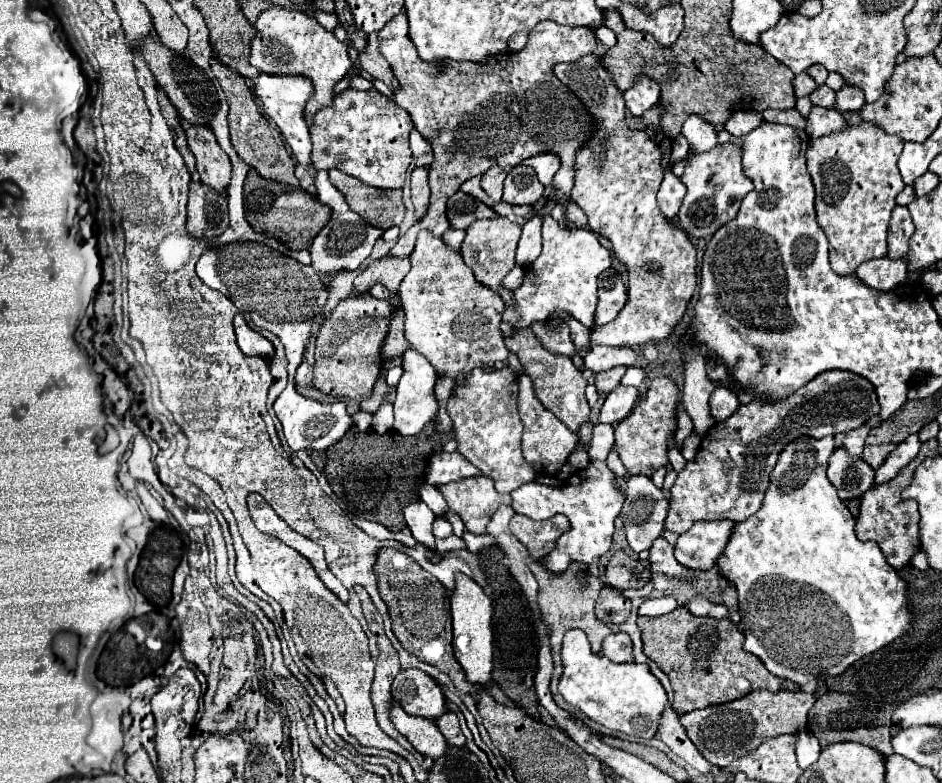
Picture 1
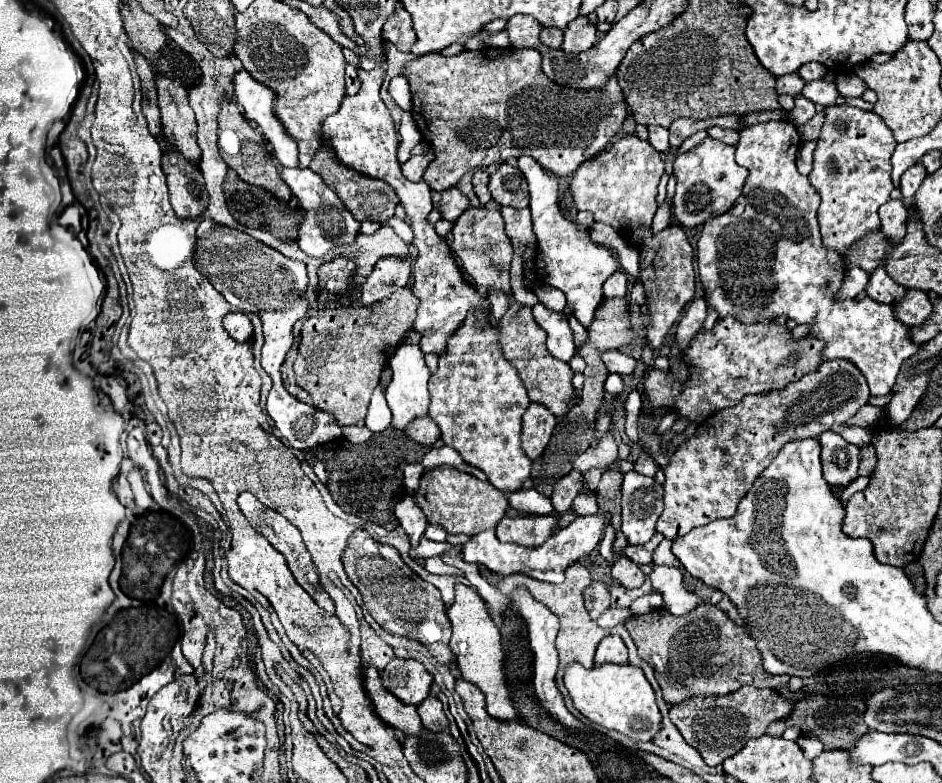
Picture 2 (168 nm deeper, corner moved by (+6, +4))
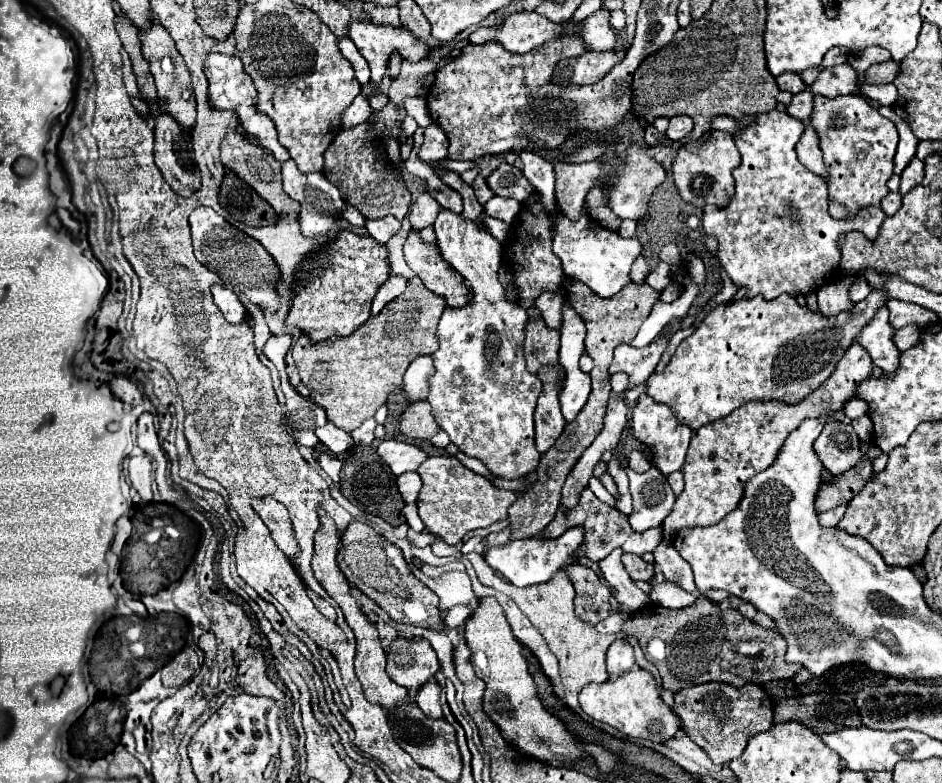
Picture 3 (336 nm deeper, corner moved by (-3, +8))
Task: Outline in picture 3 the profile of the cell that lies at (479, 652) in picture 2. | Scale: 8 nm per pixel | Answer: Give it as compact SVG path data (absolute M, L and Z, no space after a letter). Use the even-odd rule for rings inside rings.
M485 597L485 601L479 601L473 615L465 621L465 641L473 653L479 651L485 655L485 663L473 663L473 667L477 677L483 679L487 685L483 695L483 709L489 719L495 721L495 725L501 729L505 741L515 743L523 753L557 767L563 767L567 761L575 761L577 757L585 757L583 745L565 731L559 719L543 709L537 697L537 687L529 675L521 645L511 633L511 627L497 599Z

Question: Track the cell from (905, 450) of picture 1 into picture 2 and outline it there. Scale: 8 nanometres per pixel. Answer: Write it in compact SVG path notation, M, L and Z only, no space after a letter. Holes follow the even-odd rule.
M858 477L856 481L852 481L842 493L840 493L840 497L838 497L838 501L842 501L842 503L846 503L854 493L858 493L858 491L862 491L864 487L866 487L866 481L868 481L868 477Z

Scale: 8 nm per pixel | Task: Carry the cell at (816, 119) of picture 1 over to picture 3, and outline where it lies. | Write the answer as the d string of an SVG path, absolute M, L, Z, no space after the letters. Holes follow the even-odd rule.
M801 91L797 95L793 95L789 107L787 107L787 113L791 117L797 117L801 121L809 121L811 113L813 113L813 93L811 91Z

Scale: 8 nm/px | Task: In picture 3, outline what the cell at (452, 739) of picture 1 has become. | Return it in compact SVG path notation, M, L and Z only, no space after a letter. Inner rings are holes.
M429 679L429 683L423 685L423 689L419 689L417 693L419 697L419 709L427 715L427 717L433 717L433 719L441 719L443 717L443 711L441 711L441 703L439 703L439 695L441 695L441 687L435 679Z

